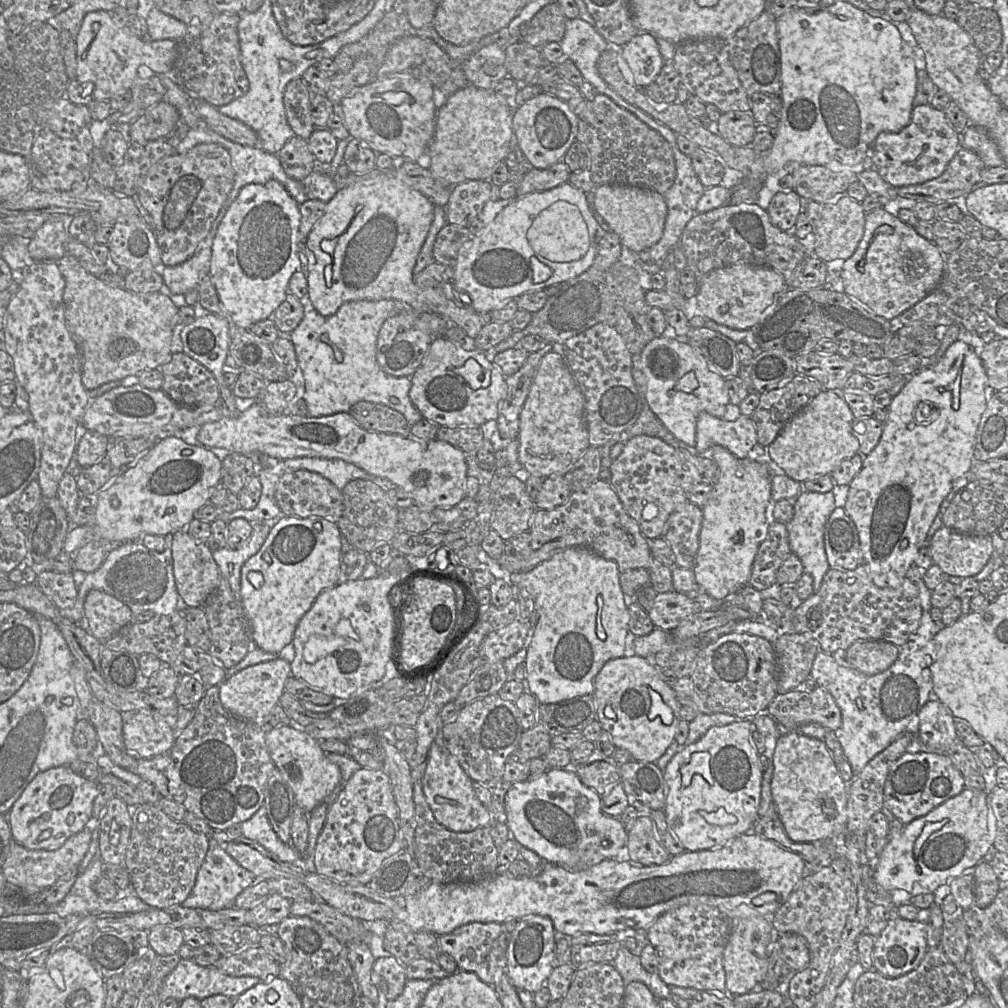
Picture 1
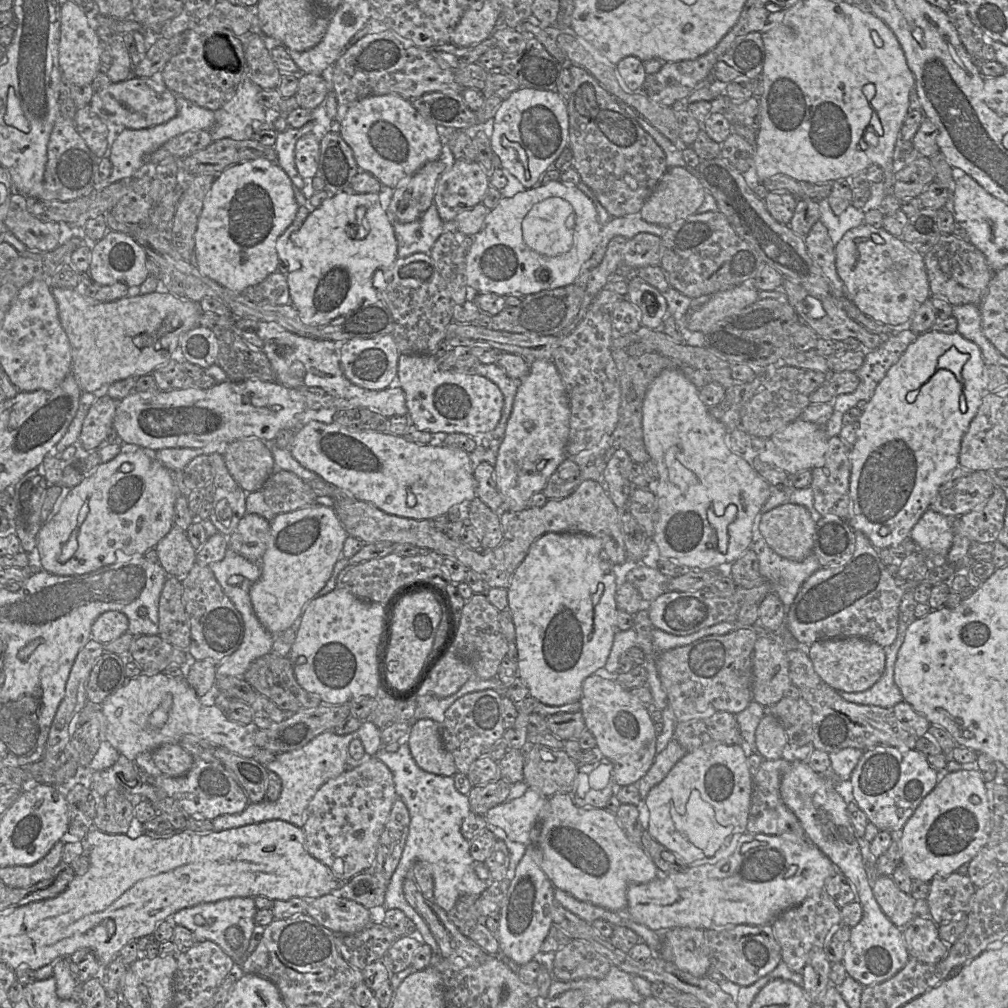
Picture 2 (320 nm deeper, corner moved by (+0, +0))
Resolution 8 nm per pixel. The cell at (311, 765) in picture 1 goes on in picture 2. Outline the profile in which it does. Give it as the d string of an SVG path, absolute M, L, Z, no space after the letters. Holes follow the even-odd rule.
M142 673L107 697L101 707L107 720L105 740L131 761L139 754L152 753L162 745L179 743L188 734L245 758L254 758L260 749L254 742L254 729L259 729L254 723L238 724L229 720L218 706L203 705L184 677Z

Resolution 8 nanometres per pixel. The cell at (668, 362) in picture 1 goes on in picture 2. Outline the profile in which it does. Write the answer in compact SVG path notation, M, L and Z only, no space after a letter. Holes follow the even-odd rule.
M677 369L663 370L649 385L642 406L642 429L646 451L658 470L658 481L654 491L657 512L651 540L656 544L660 558L691 568L699 568L702 571L711 567L729 566L750 549L753 522L771 495L771 485L741 455L730 451L726 444L724 424L708 413L708 407L700 399L699 389ZM671 446L678 447L677 460L690 470L687 493L682 492L681 487L669 479L664 454ZM730 504L736 506L737 514L733 522L728 525L728 549L723 554L717 550L717 537L707 520L707 510L713 508L716 516L723 516Z

